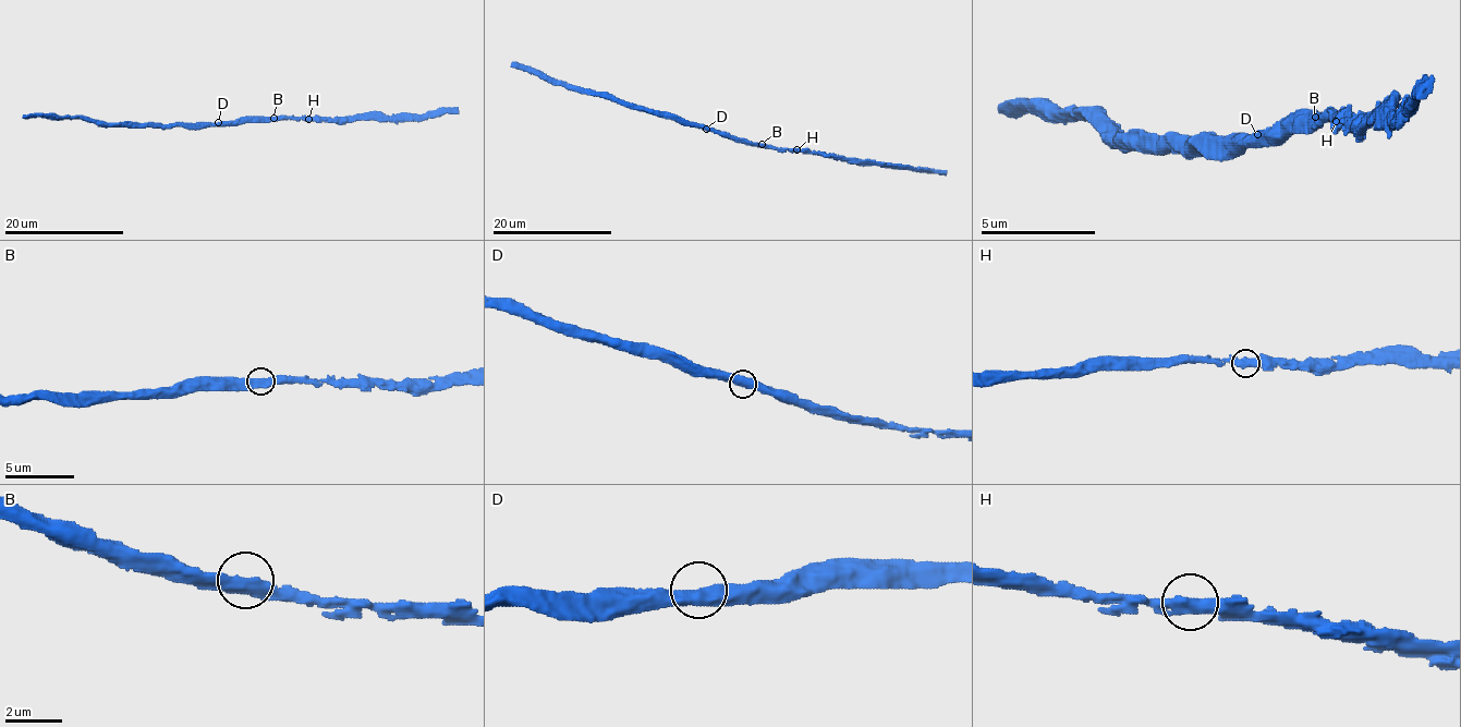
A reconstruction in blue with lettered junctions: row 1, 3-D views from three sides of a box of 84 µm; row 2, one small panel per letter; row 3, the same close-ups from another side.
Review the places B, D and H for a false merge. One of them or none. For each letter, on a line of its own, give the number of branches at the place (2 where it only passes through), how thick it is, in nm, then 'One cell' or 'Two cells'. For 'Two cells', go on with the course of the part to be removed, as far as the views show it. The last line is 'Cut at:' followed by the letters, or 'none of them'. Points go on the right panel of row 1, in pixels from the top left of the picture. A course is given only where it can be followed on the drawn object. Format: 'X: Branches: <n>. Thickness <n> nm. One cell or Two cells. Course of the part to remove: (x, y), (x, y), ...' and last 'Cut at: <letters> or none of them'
B: Branches: 2. Thickness 500 nm. One cell
D: Branches: 2. Thickness 500 nm. One cell
H: Branches: 2. Thickness 480 nm. One cell
Cut at: none of them

